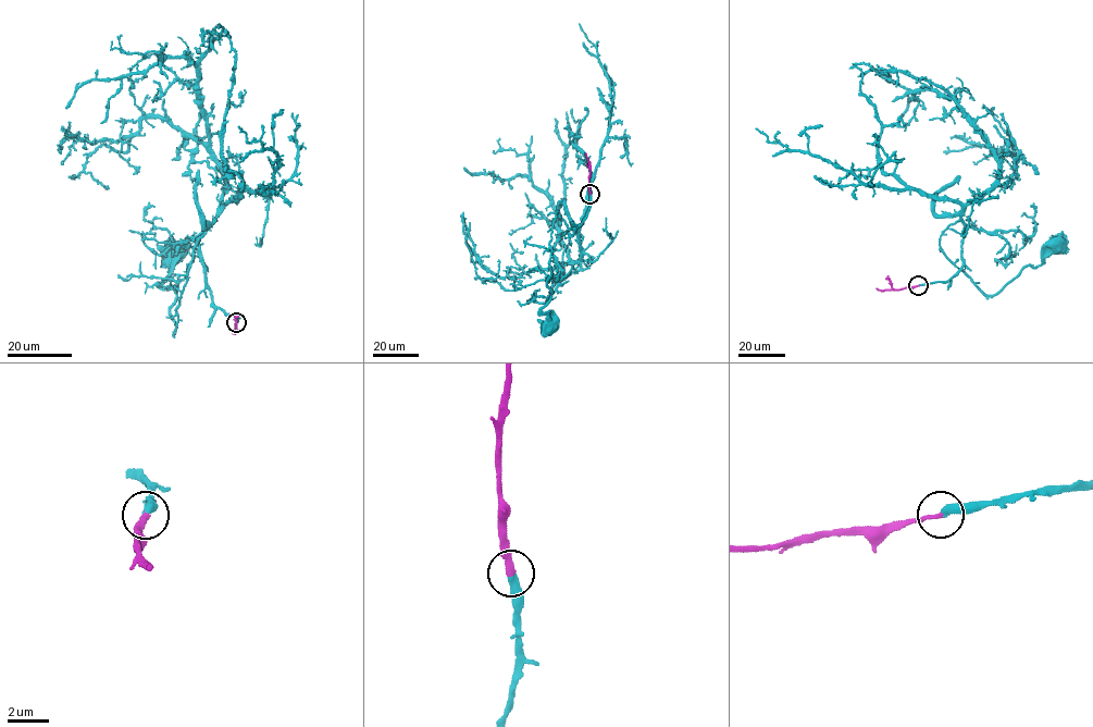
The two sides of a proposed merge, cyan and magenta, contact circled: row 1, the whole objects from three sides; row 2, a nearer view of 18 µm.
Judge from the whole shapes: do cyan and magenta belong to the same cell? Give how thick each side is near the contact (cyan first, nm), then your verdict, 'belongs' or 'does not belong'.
calibres 400 and 260 nm; belongs

